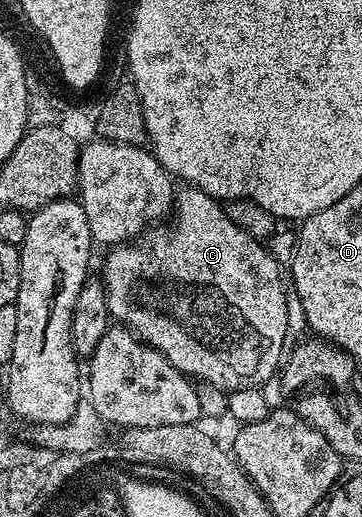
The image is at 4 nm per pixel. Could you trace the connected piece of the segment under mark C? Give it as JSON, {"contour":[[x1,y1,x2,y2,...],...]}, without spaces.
{"contour":[[184,186,178,192,173,204,173,214,166,225,155,225,144,230,143,234,132,239,129,243,120,243,112,246,107,255,107,260,103,263,103,288,107,290,107,300,109,301,109,313,116,324,128,327,141,342,149,344,153,349,162,353,169,362,182,373,195,381,202,381,209,385,226,391,240,391,250,387,260,388,263,383,269,381,277,375,281,367,281,360,285,355,283,342,287,339,289,324,287,322,286,301,289,294,285,286,285,275,279,272,281,263,271,254,260,240,249,237,245,229,241,229,227,216,226,206,220,200,205,193,200,187]]}

